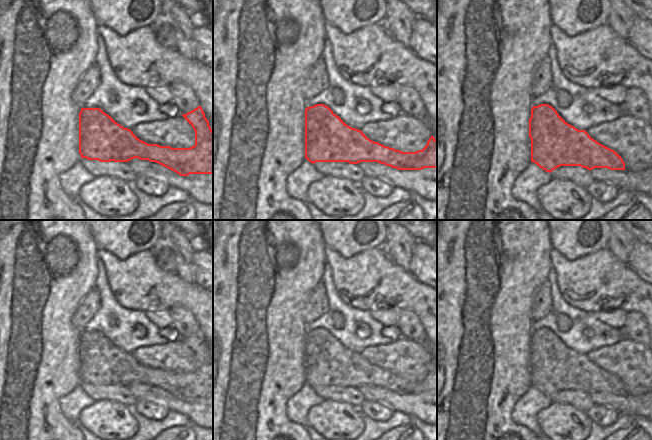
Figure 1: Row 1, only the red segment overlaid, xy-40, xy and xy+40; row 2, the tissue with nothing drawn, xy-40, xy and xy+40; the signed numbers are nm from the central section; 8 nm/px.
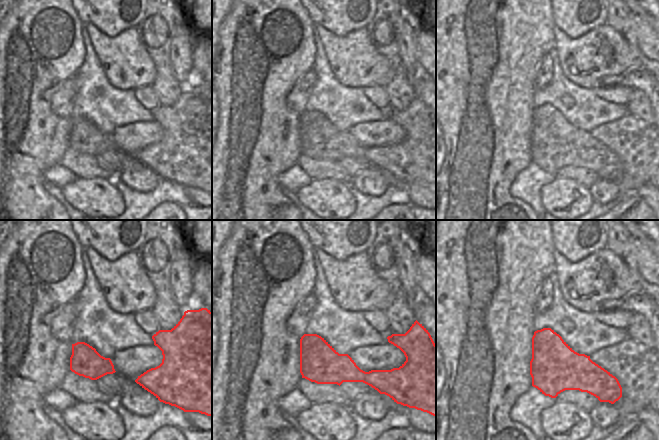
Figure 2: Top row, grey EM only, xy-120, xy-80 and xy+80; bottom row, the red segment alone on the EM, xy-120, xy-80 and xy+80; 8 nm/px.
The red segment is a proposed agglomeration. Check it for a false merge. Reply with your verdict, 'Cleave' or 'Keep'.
Keep

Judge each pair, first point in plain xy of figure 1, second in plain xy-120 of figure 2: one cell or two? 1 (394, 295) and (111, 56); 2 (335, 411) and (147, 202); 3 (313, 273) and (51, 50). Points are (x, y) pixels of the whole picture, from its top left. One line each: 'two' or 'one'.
1: one
2: two
3: one

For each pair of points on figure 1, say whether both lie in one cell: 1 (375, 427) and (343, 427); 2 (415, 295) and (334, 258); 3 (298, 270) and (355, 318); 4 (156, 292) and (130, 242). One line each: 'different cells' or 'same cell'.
1: different cells
2: same cell
3: different cells
4: different cells

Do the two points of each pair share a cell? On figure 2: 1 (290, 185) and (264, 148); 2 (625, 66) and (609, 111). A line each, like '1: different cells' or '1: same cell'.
1: different cells
2: different cells

